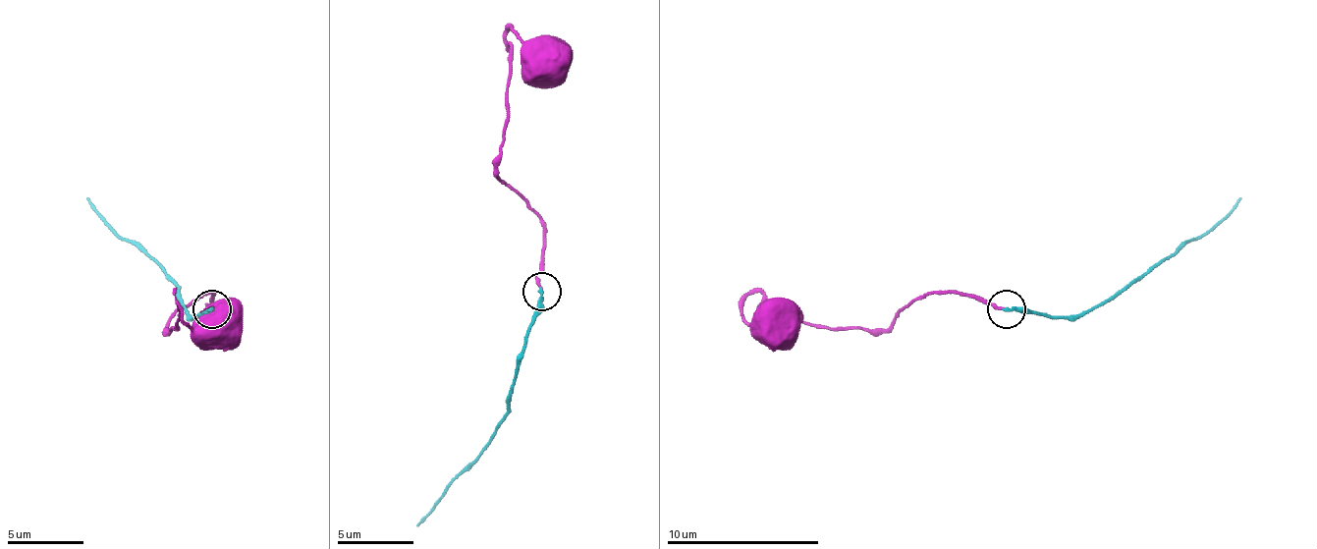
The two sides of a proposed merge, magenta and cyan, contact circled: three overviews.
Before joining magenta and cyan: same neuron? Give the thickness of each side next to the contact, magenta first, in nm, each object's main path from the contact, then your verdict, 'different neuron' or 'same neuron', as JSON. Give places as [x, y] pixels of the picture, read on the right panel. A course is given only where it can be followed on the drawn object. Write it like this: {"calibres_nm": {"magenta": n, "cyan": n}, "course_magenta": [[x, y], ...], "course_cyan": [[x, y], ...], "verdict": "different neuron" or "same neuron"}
{"calibres_nm": {"magenta": 200, "cyan": 220}, "course_magenta": [[1005, 308], [936, 293], [886, 327], [810, 327], [768, 315], [764, 297], [752, 293], [744, 319], [775, 327]], "course_cyan": [[1005, 308], [1027, 308], [1051, 315], [1085, 315], [1150, 274], [1241, 197]], "verdict": "same neuron"}

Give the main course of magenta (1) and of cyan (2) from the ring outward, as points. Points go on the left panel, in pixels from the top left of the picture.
1: (212, 308), (212, 293), (190, 301), (166, 327), (178, 327), (174, 293), (182, 319), (224, 327)
2: (212, 308), (190, 315), (166, 274), (86, 197)

